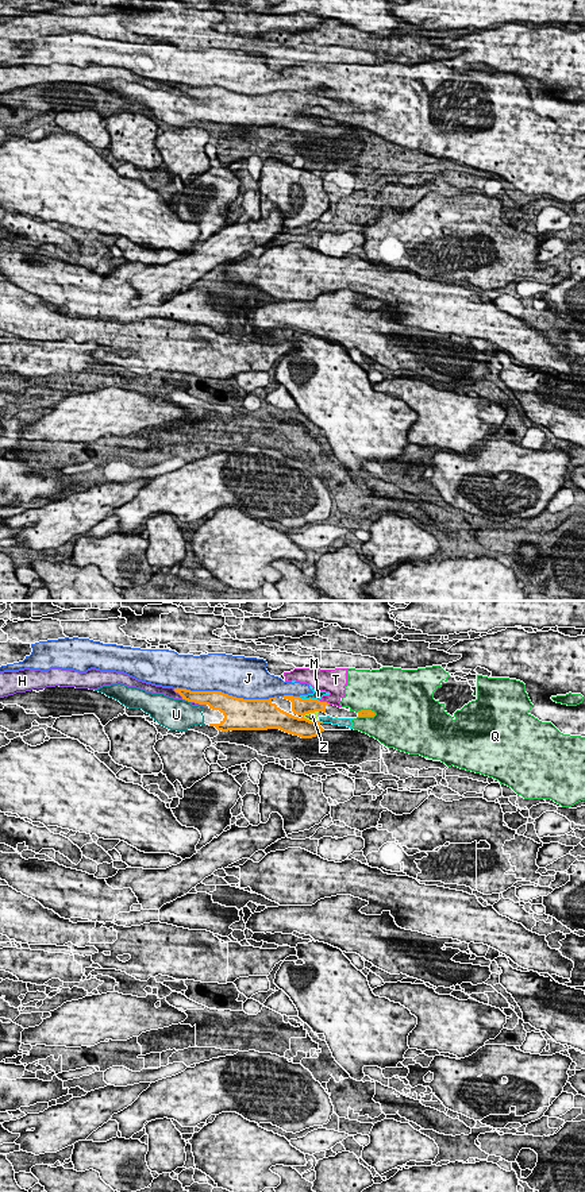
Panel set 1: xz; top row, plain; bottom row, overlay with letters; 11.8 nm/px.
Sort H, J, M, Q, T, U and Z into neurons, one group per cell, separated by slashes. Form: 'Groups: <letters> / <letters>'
Groups: H / J / M Q T Z / U

